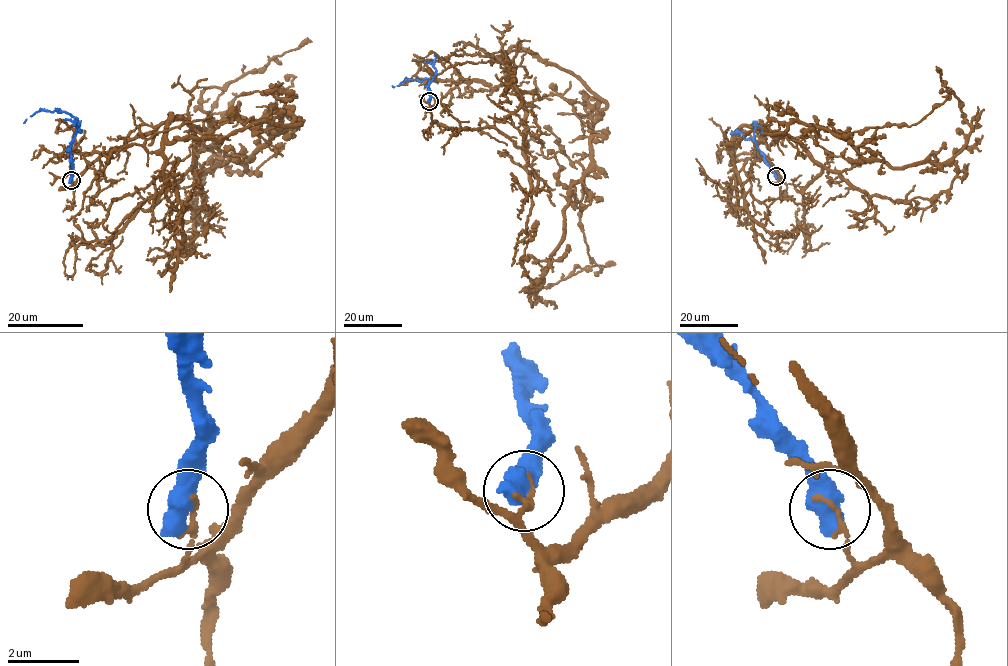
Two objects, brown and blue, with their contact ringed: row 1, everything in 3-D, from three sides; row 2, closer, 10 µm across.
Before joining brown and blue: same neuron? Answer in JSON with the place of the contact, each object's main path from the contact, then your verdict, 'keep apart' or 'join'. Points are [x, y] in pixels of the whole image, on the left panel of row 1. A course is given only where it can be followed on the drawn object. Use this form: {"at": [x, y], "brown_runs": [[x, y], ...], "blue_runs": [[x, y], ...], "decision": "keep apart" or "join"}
{"at": [71, 180], "brown_runs": [[72, 180], [182, 119], [226, 153], [250, 158], [245, 168], [220, 158], [202, 95], [312, 42]], "blue_runs": [[71, 180], [70, 146], [77, 131], [77, 119], [64, 112], [40, 110], [24, 123]], "decision": "keep apart"}

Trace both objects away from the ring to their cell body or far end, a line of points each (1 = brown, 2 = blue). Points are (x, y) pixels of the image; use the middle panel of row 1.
1: (429, 101), (460, 81), (508, 84), (526, 130), (560, 167), (564, 233), (536, 296), (530, 291), (615, 264)
2: (429, 101), (428, 85), (433, 79), (405, 80), (392, 86)

